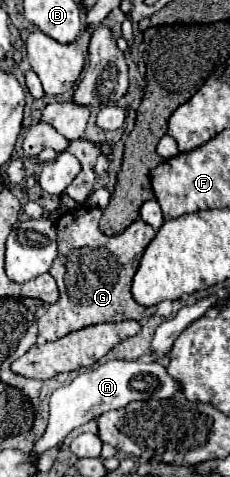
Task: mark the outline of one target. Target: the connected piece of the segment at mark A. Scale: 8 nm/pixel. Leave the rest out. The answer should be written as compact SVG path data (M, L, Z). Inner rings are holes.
M112 360L106 364L100 364L84 374L78 374L70 384L60 386L50 396L50 420L44 436L34 444L30 456L40 458L42 452L48 448L58 446L74 428L88 424L90 420L96 420L108 410L124 408L132 400L162 400L172 398L180 392L180 384L168 376L166 368L158 362L138 362L138 360Z

